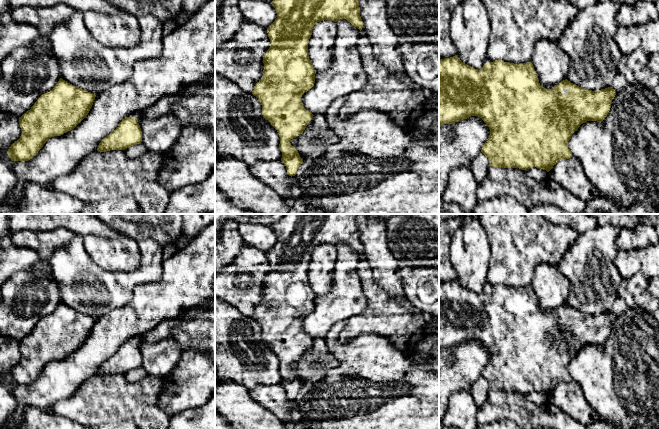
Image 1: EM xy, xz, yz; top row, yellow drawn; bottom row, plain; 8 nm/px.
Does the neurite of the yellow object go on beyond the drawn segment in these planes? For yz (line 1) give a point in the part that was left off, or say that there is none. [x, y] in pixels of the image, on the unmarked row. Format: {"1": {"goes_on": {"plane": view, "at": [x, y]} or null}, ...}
{"1": {"goes_on": null}}

